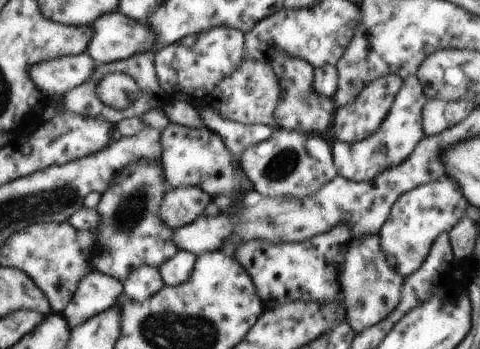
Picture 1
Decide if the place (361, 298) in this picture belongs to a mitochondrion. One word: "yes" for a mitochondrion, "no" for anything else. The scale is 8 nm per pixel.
yes

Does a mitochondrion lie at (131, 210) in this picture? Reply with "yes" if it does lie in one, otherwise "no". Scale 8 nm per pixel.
yes

